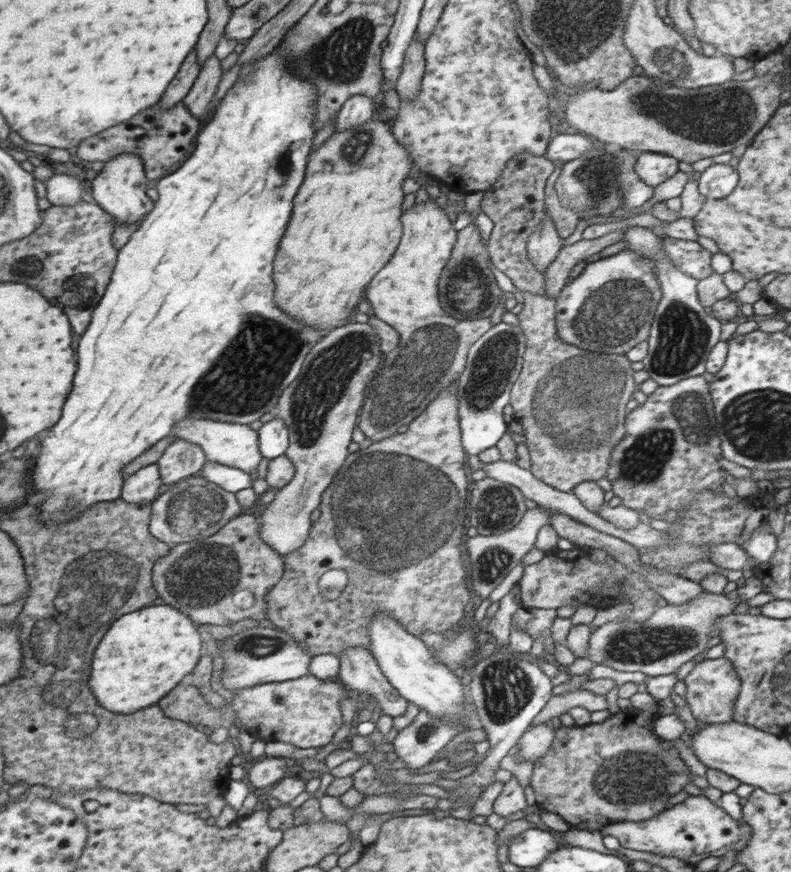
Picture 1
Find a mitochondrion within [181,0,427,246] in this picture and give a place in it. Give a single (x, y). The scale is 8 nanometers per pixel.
(339, 59)

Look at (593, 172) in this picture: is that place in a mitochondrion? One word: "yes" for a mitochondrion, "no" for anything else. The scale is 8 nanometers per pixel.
yes

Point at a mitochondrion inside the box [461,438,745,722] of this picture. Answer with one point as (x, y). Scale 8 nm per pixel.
(649, 645)

